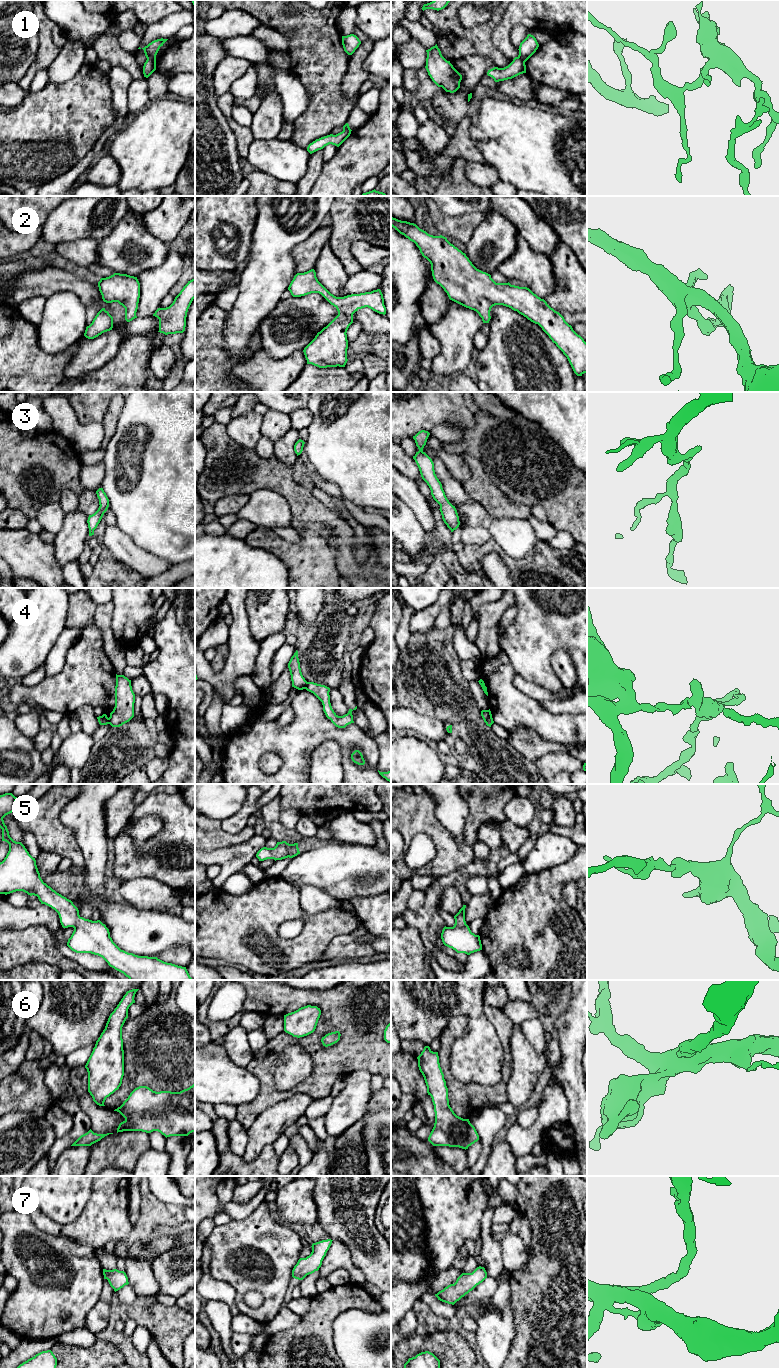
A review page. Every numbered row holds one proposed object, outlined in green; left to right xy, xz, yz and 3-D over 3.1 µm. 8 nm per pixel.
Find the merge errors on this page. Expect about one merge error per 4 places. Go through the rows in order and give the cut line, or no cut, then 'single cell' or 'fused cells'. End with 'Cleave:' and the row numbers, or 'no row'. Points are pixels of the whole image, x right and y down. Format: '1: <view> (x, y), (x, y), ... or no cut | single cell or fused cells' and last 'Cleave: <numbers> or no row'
1: xy (147, 58), (155, 59) | fused cells
2: no cut | single cell
3: no cut | single cell
4: xz (307, 682), (304, 688) | fused cells
5: no cut | single cell
6: no cut | single cell
7: no cut | single cell
Cleave: 1, 4

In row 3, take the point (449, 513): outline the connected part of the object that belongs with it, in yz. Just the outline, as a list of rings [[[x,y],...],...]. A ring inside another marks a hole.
[[[421,430],[413,436],[416,446],[419,449],[419,451],[413,456],[413,459],[419,468],[422,479],[429,486],[433,499],[440,505],[439,510],[444,523],[451,532],[453,532],[460,525],[459,516],[455,506],[453,506],[447,499],[442,484],[435,474],[432,459],[423,451],[429,435],[430,433],[428,431]]]

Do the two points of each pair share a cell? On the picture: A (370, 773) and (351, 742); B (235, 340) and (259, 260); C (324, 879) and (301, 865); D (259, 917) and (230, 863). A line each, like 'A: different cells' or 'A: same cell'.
A: same cell
B: same cell
C: same cell
D: different cells

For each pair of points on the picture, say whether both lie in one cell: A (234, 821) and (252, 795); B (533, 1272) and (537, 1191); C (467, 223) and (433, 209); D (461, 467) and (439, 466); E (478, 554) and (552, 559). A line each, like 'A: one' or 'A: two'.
A: one
B: one
C: one
D: two
E: one

